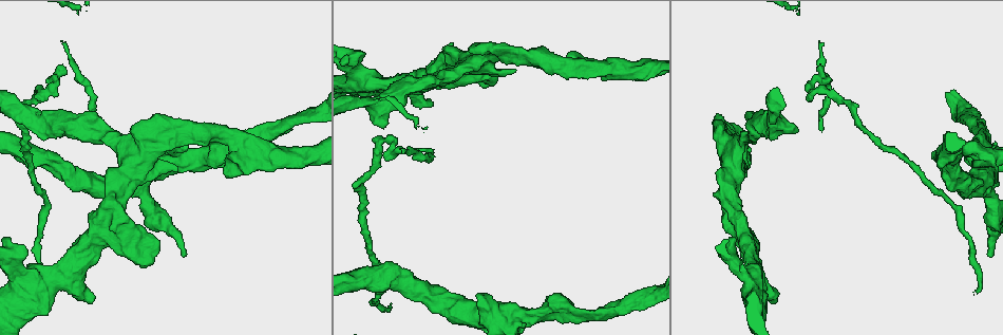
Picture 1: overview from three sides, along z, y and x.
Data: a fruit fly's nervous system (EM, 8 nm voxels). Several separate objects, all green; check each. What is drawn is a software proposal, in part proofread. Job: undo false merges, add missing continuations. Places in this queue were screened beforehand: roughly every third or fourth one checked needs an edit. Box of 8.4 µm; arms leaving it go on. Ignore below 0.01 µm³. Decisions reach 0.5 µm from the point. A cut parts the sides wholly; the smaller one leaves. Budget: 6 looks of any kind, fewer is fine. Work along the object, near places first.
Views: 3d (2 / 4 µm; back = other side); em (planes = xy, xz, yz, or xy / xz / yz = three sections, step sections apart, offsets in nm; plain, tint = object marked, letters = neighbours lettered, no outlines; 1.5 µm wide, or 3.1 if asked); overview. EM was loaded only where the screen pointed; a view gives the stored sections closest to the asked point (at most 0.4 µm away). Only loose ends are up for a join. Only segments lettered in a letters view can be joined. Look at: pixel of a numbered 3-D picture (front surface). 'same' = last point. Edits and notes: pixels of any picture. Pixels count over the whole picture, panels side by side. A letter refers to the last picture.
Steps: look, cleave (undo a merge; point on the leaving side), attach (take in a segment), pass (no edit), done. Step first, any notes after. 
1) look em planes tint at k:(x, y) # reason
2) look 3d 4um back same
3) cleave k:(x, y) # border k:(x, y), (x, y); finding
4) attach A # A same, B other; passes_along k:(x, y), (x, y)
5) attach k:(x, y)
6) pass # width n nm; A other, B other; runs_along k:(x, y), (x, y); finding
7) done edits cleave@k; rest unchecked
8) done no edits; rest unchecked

look 3d 2um at 1:(203, 158) # thin neck

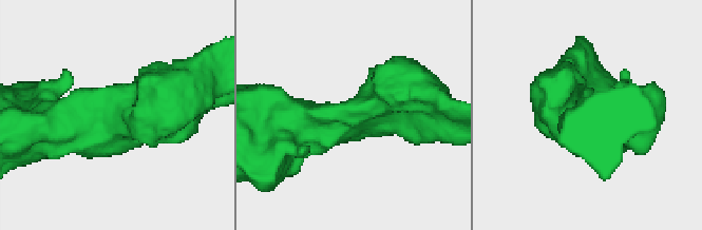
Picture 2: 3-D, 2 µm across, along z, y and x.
look em yz step 4 tint at 2:(115, 120) # need the tissue

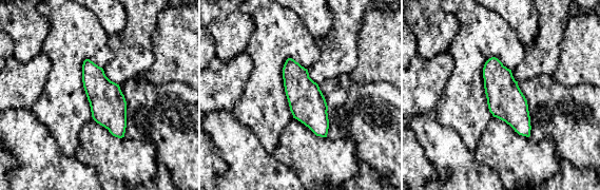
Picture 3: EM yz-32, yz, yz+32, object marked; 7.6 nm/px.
look em xy step 8 letters same

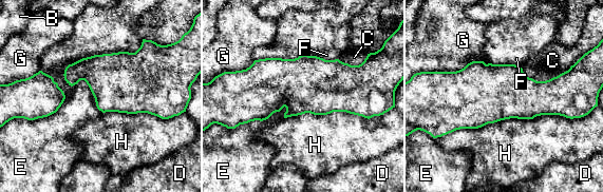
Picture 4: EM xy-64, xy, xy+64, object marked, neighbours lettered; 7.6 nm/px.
pass # longest_contact H 1000 nm; B other, C other, D other, E other, F other, G other, H other; continuous, no second neuron

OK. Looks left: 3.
look 3d 4um back at 1:(821, 132) # thin end

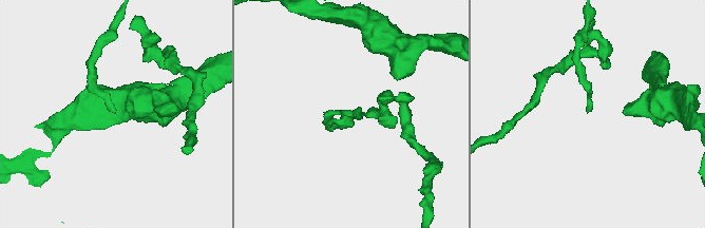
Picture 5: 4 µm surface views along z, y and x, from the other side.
look em yz step 8 tint at 5:(350, 113) # need the tissue

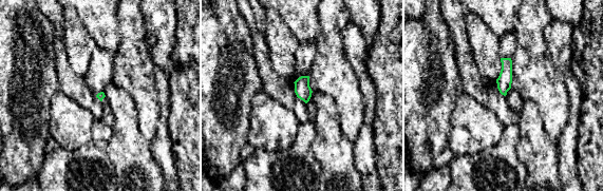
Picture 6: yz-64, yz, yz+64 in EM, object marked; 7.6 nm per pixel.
look em planes letters same # another direction

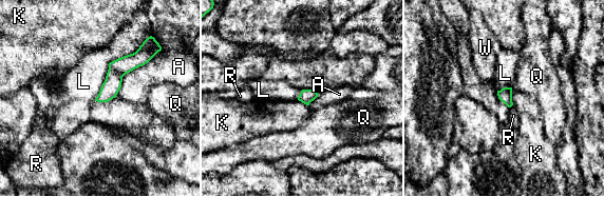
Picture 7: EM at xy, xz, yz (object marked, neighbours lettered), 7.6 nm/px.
pass # A other, K other, L other, Q other, R other, W other; runs_along 7:(147, 55), (129, 62), (99, 99); none of them fits

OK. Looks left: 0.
done no edits; rest unchecked

